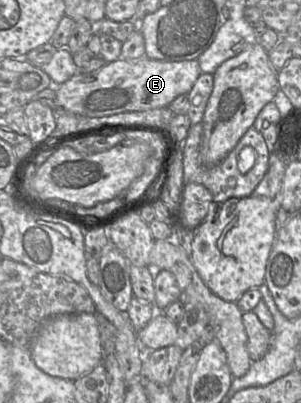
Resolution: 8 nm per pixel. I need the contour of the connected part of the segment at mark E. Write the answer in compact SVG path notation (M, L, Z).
M146 56L137 60L119 58L91 73L78 71L57 86L57 106L65 112L87 117L163 108L169 106L177 96L189 93L201 73L197 59L160 61Z

